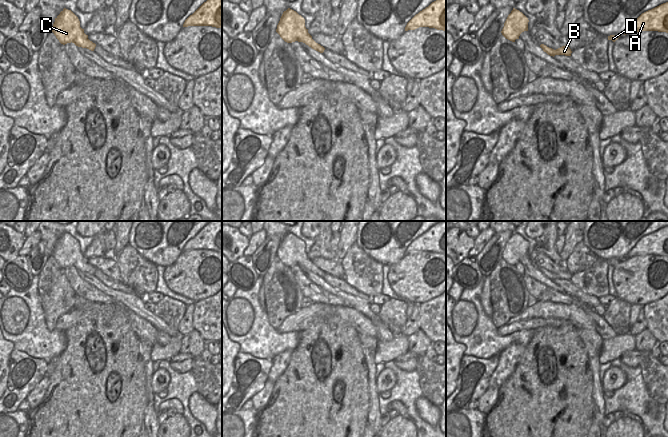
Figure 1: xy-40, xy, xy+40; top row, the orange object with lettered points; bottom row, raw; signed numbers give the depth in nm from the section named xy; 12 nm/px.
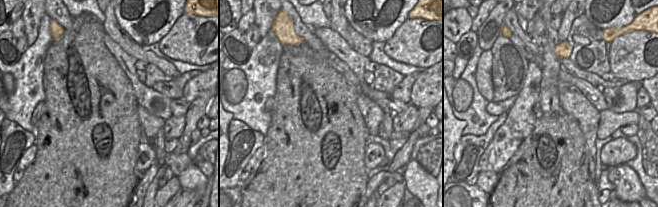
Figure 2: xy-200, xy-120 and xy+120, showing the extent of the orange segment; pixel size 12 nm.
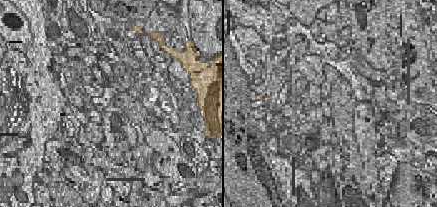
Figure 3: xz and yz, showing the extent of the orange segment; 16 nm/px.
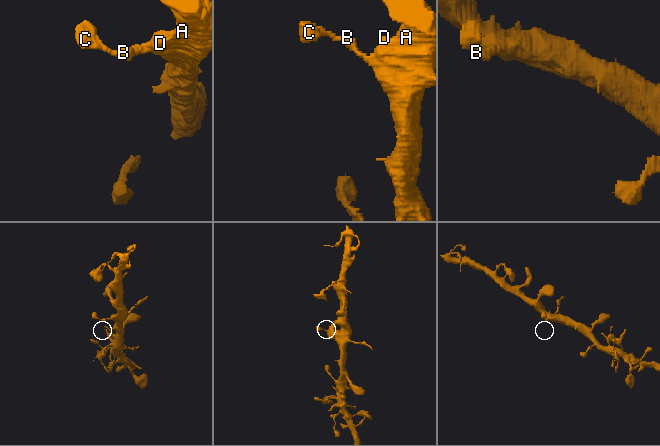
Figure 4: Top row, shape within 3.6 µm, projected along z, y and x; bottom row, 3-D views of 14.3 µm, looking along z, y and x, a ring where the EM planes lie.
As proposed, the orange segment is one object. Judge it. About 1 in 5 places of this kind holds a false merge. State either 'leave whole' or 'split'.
leave whole

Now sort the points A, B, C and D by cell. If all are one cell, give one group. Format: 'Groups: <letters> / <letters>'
Groups: A B C D

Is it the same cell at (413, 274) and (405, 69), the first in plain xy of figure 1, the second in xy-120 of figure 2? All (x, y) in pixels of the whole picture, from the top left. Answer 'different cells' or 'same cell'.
different cells

